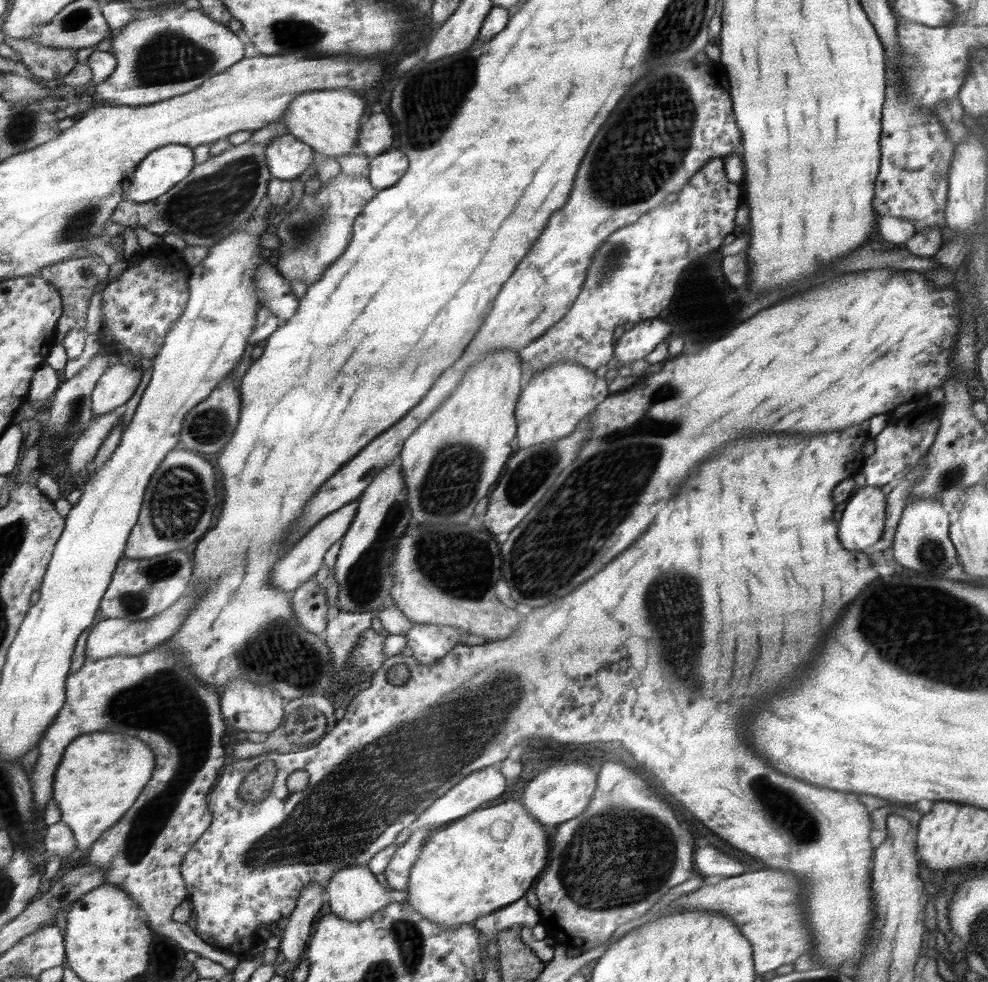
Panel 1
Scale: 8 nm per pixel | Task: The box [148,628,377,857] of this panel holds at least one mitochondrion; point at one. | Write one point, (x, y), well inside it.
(295, 734)

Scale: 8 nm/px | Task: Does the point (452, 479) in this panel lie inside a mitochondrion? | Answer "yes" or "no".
yes

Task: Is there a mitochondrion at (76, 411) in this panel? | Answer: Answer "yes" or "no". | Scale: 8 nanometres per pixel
yes

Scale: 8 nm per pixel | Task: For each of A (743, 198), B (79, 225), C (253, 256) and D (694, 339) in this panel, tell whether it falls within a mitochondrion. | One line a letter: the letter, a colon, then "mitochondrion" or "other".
A: other
B: mitochondrion
C: other
D: other

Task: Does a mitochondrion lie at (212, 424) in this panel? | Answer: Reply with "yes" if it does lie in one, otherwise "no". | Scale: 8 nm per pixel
yes

